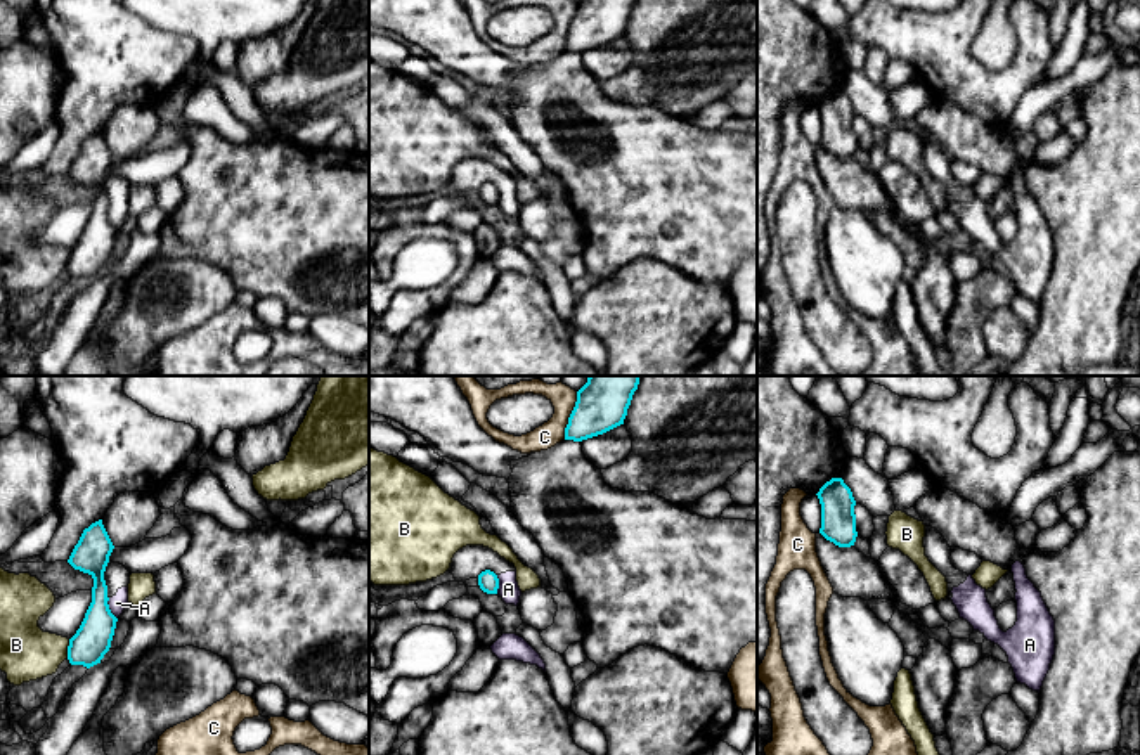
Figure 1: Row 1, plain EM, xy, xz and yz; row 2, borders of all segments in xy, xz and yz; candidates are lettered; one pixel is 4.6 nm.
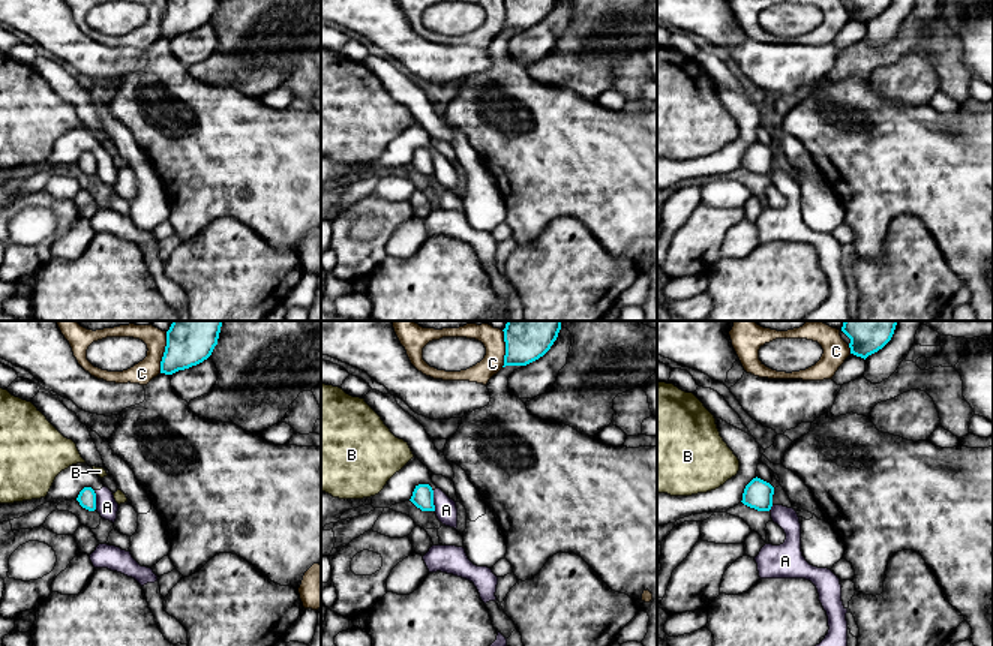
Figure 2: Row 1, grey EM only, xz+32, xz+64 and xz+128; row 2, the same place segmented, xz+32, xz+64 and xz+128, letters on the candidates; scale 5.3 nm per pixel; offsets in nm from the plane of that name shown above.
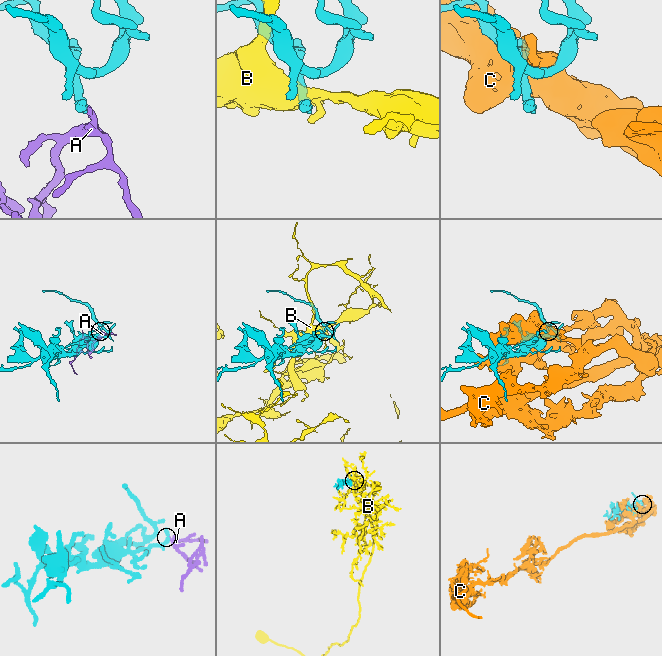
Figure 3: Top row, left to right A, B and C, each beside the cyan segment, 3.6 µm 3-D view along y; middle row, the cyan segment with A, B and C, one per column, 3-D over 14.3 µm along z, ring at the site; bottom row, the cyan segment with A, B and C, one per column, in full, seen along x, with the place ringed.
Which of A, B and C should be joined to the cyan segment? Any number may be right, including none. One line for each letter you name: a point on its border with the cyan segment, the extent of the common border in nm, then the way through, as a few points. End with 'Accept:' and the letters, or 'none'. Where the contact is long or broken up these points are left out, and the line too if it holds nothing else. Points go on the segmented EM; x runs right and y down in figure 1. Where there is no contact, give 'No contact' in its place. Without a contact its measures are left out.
Accept: none

